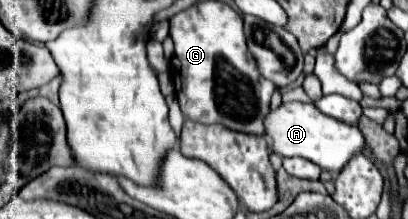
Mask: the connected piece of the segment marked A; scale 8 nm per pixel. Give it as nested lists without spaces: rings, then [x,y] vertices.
[[[282,103],[276,111],[270,111],[266,135],[272,137],[272,151],[282,157],[304,157],[330,173],[340,173],[352,157],[364,155],[366,151],[366,137],[358,127],[320,113],[314,103]]]

